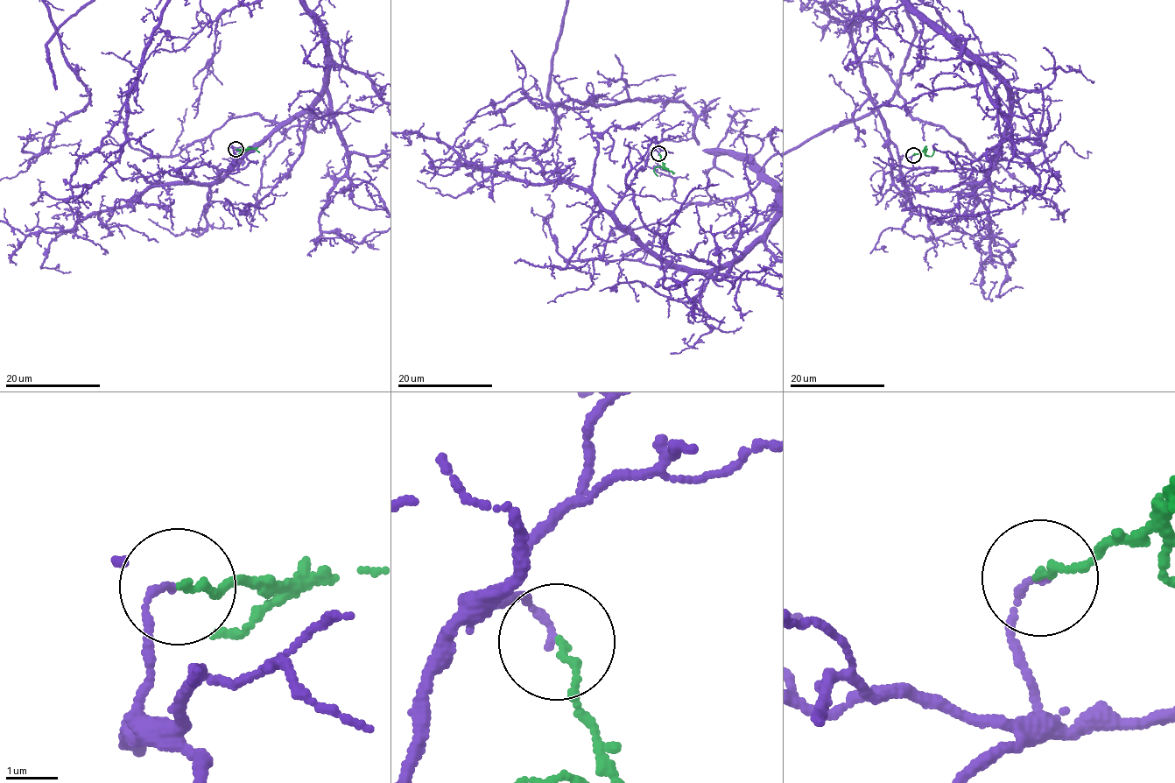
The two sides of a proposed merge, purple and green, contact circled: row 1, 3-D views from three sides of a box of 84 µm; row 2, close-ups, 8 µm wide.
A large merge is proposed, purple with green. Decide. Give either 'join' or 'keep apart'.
join

